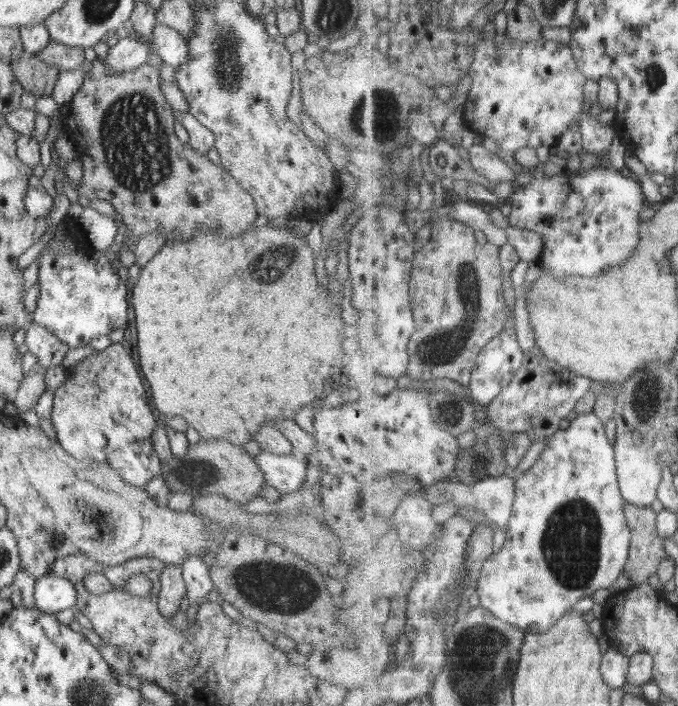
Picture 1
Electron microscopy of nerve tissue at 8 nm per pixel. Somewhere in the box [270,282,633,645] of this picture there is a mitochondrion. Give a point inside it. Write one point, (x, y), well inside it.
(572, 539)

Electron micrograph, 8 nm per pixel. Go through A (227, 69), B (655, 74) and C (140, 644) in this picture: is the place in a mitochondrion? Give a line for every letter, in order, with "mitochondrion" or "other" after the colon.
A: mitochondrion
B: mitochondrion
C: other

